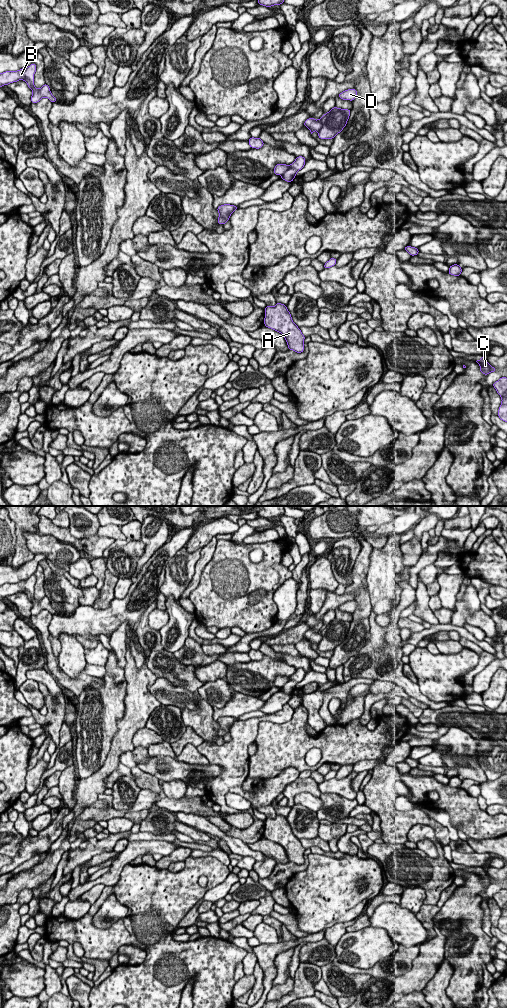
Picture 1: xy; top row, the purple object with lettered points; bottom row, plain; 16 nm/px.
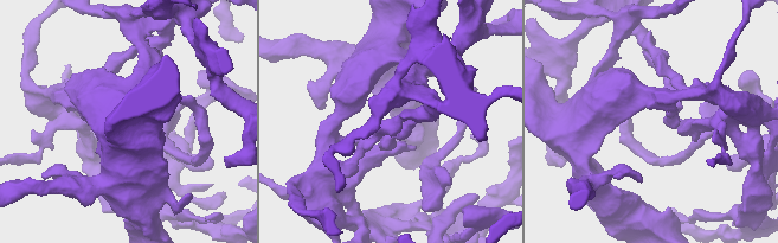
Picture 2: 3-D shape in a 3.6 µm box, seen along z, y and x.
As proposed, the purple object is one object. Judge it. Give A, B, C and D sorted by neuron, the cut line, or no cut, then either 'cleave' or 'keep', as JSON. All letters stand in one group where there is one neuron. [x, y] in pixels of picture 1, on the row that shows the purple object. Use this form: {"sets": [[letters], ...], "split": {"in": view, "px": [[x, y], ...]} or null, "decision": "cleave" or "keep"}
{"sets": [["A", "D"], ["B", "C"]], "split": {"in": "xy", "px": [[290, 165], [281, 175]]}, "decision": "cleave"}

